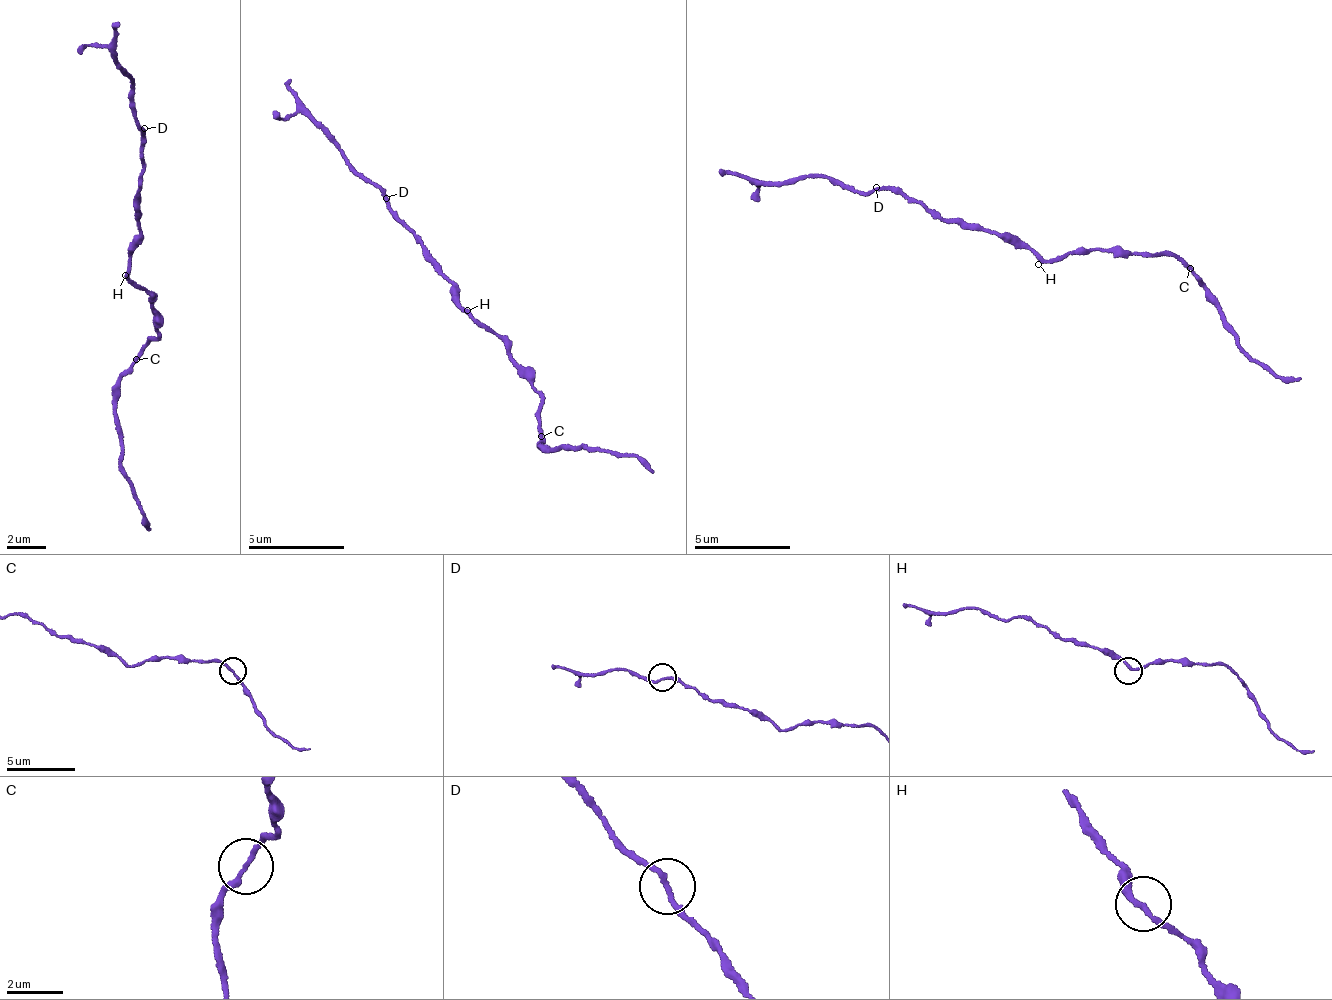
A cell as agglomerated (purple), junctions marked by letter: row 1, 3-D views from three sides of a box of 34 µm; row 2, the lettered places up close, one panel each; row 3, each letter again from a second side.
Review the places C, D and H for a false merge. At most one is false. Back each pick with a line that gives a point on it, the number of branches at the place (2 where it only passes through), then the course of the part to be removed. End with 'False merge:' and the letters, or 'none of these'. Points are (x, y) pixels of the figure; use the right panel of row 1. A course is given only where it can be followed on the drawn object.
False merge: none of these

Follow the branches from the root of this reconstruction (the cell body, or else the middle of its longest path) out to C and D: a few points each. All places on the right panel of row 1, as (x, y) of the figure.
C: (1041, 253), (1051, 261), (1087, 252), (1139, 252), (1185, 260), (1190, 266)
D: (1041, 253), (979, 229), (938, 218), (918, 204), (876, 187)

